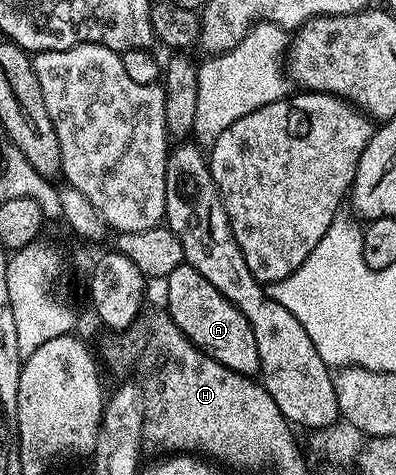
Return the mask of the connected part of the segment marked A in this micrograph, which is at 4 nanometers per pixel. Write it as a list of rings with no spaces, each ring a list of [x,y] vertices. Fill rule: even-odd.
[[[188,263],[176,266],[172,274],[164,281],[166,287],[165,311],[176,322],[179,330],[197,346],[204,354],[208,354],[216,362],[228,366],[228,370],[238,372],[241,376],[251,378],[259,375],[260,354],[256,350],[256,338],[252,338],[252,326],[248,326],[248,318],[208,282]]]

